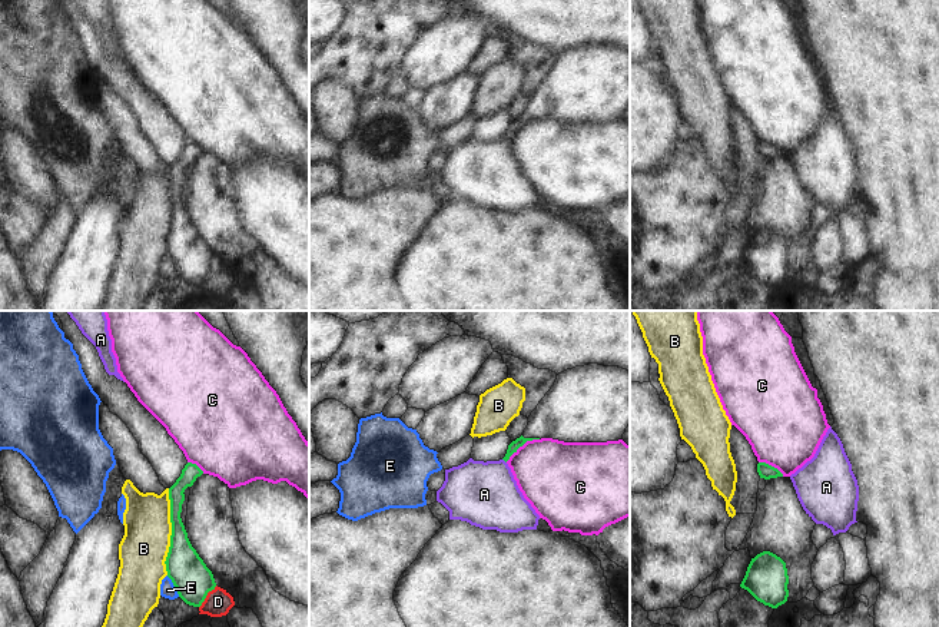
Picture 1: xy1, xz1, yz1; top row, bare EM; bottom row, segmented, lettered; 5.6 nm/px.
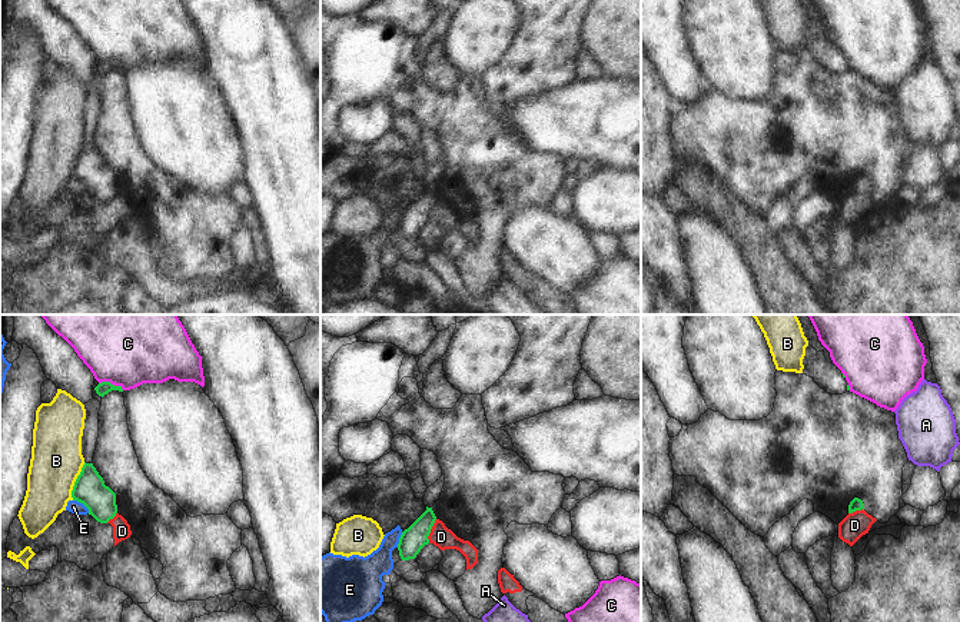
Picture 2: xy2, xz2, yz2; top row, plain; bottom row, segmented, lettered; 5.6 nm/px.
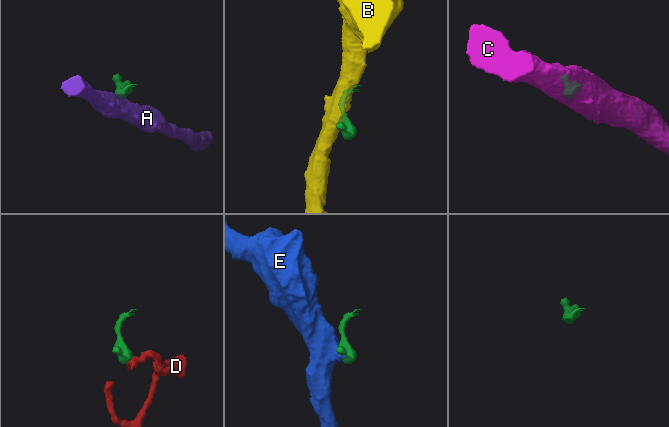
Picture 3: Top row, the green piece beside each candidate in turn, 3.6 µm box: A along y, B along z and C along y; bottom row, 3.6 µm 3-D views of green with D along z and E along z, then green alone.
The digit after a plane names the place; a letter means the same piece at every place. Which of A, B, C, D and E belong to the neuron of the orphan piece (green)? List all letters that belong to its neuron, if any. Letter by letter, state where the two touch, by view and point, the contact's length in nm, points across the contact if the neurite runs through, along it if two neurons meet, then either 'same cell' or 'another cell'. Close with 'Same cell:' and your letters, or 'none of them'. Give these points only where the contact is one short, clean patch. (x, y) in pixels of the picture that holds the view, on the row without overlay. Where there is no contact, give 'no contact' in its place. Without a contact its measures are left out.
A: contact xz1 (504, 139); length 40 nm; border xz1 (503, 138), (506, 142); another cell
B: contact xy1 (172, 211); length 480 nm; another cell
C: contact xz1 (521, 125); length 240 nm; border xz1 (538, 118), (526, 120), (506, 141); another cell
D: contact xy1 (206, 274); length 160 nm; border xy1 (216, 265), (208, 272), (199, 287); another cell
E: contact xy1 (173, 264); length 140 nm; border xy1 (166, 255), (179, 275); another cell
Same cell: none of them

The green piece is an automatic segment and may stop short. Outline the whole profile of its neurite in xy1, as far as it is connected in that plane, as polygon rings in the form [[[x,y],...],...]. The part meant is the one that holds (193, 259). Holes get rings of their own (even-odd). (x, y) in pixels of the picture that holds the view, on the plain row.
[[[188,142],[180,156],[169,167],[172,215],[165,240],[166,251],[179,276],[193,286],[200,286],[208,272],[216,266],[212,251],[192,226],[180,198],[183,172],[202,153],[203,150],[196,143]]]

